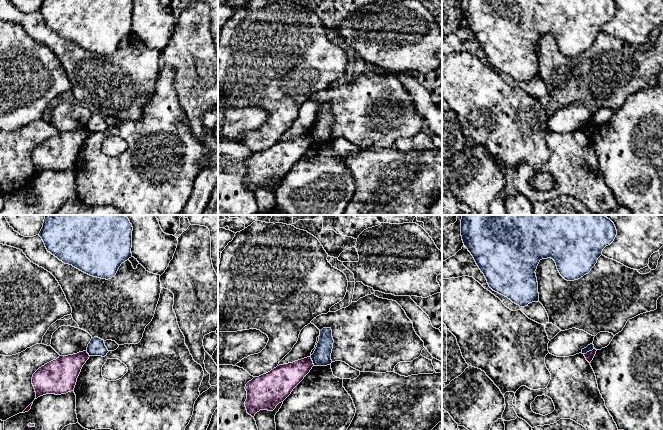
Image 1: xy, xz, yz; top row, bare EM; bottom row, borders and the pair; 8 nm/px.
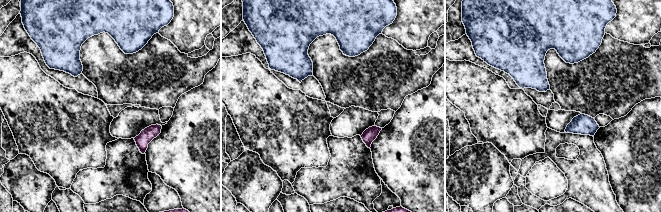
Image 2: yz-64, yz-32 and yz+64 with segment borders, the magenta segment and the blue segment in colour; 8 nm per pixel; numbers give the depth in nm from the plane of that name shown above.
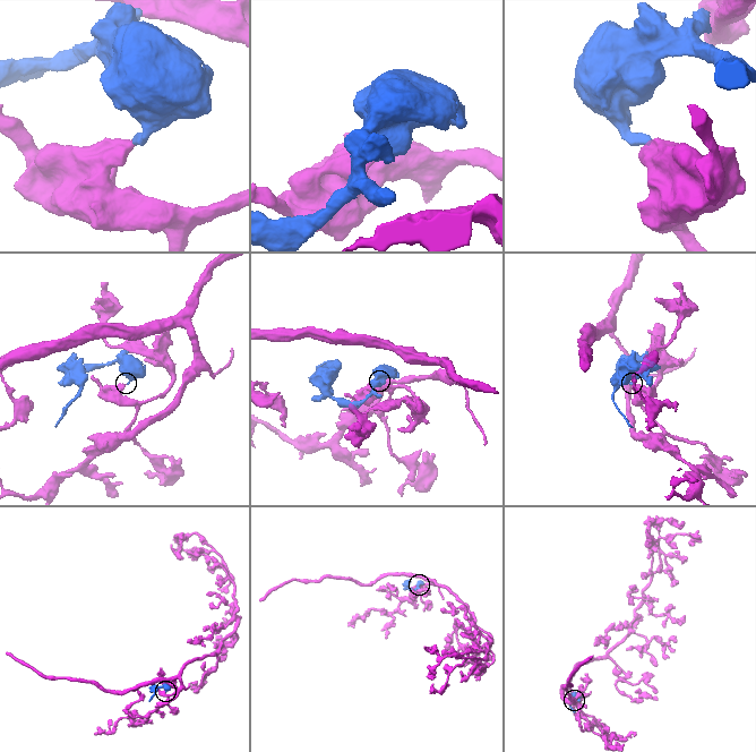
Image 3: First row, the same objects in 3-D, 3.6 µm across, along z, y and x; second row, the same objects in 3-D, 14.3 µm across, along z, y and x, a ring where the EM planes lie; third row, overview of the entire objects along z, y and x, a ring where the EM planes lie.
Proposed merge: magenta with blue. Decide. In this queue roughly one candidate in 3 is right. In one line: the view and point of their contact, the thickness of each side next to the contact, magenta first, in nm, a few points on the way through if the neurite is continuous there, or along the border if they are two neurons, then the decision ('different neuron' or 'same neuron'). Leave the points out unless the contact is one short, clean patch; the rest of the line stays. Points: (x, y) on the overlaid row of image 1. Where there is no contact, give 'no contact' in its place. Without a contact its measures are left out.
contact yz (589, 351); calibres 70 and 50 nm; border yz (594, 348), (584, 354); different neuron

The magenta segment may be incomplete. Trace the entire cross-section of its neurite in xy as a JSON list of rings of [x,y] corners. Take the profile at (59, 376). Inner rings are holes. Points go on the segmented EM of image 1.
[[[87,351],[59,356],[39,368],[32,377],[35,399],[46,394],[61,395],[74,391],[77,378],[89,357]]]

